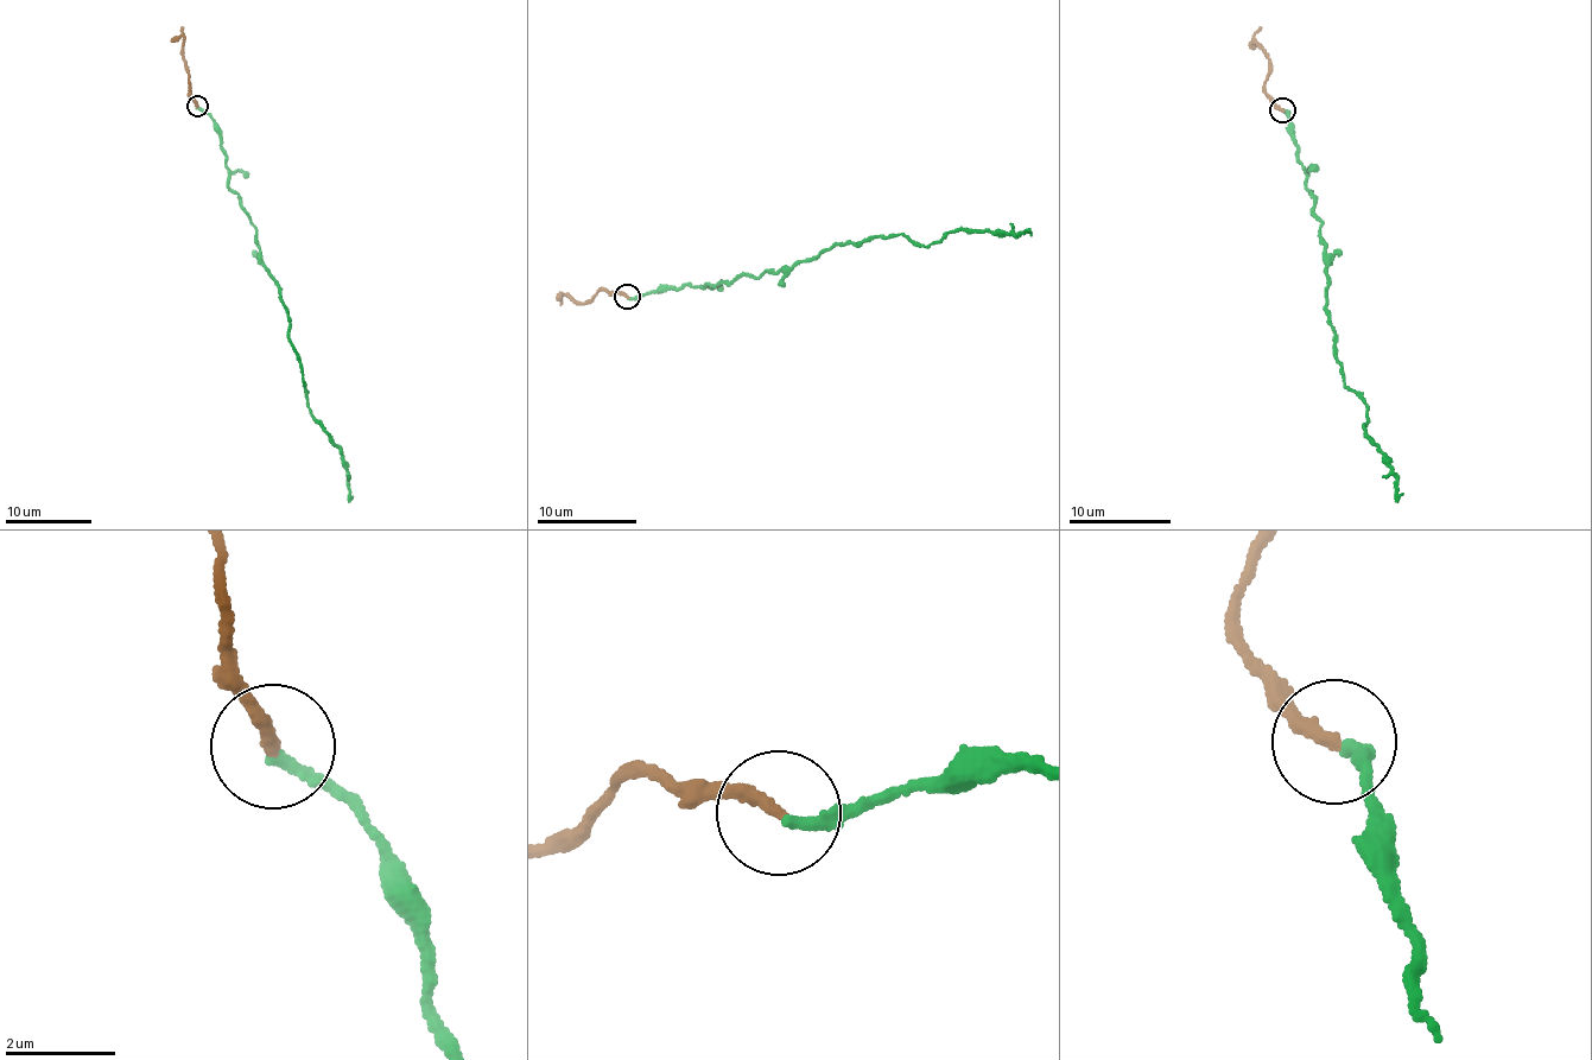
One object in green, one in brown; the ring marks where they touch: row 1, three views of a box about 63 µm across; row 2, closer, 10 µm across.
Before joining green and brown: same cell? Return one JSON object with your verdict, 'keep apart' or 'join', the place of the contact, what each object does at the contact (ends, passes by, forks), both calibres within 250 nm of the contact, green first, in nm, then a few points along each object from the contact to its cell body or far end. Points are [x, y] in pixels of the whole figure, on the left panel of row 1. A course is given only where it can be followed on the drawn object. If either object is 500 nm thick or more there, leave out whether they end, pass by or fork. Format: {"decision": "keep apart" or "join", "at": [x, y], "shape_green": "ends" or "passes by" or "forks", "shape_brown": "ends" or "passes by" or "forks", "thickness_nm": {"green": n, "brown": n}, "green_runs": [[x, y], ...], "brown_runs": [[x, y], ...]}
{"decision": "join", "at": [197, 106], "shape_green": "ends", "shape_brown": "ends", "thickness_nm": {"green": 200, "brown": 260}, "green_runs": [[196, 107], [213, 120], [227, 184], [258, 230], [260, 262], [279, 286], [308, 407], [337, 446], [347, 501]], "brown_runs": [[197, 106], [183, 51], [181, 27]]}

